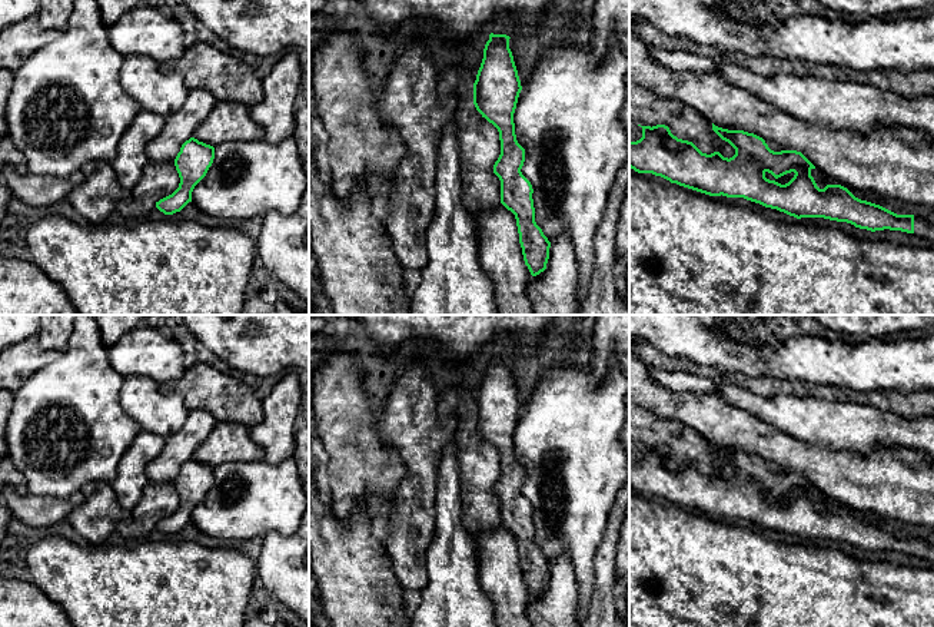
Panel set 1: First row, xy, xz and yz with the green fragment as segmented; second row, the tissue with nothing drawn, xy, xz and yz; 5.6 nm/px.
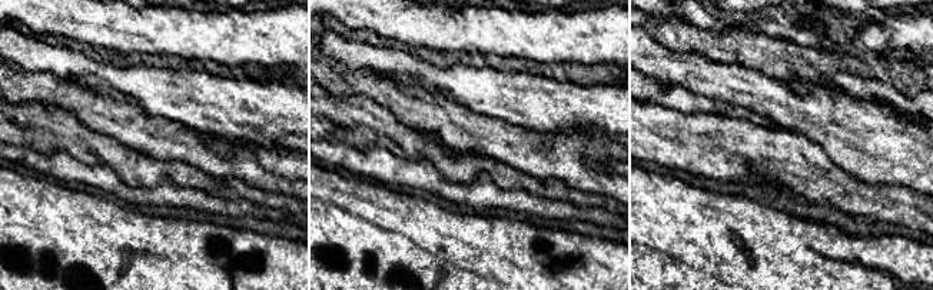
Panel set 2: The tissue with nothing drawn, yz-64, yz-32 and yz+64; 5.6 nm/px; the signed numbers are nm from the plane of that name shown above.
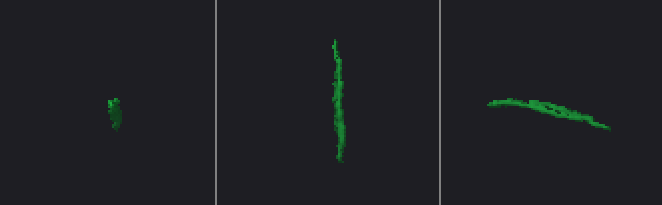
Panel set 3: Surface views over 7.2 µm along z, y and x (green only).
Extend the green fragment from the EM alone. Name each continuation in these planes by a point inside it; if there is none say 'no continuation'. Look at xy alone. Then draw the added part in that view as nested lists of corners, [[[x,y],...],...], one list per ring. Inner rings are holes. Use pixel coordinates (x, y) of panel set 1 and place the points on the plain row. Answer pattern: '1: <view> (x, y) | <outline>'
no continuation

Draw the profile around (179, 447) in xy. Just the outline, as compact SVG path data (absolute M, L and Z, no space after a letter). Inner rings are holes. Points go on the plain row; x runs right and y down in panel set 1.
M190 409L185 425L164 438L162 452L147 465L149 482L174 482L182 465L193 458L197 447L210 435L217 419L205 409Z

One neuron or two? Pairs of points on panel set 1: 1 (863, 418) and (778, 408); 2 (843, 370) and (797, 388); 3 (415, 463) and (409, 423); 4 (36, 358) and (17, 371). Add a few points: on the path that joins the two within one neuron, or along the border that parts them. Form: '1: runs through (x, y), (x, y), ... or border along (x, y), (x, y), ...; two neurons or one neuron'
1: runs through (841, 418), (800, 417); one neuron
2: border along (798, 380), (814, 385); two neurons
3: runs through (415, 453), (409, 433); one neuron
4: runs through (32, 358), (22, 367); one neuron

